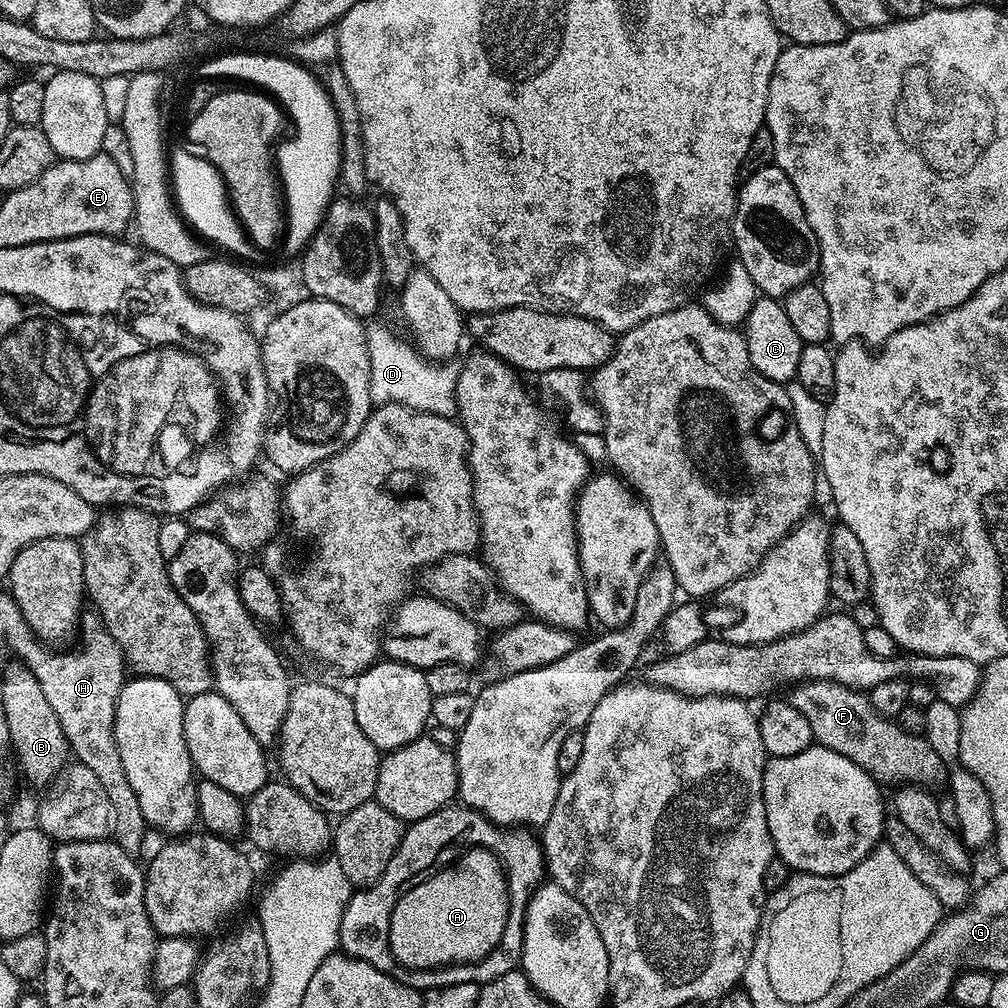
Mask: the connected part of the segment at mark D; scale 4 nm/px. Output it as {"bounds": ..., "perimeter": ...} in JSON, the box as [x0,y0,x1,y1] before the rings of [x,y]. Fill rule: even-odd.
{"bounds":[366,323,462,417],"perimeter":[[[369,323],[366,328],[366,342],[370,354],[370,398],[373,405],[401,404],[416,412],[429,412],[439,416],[455,417],[456,383],[462,364],[453,358],[433,362],[420,355],[411,343],[399,340],[388,328]]]}

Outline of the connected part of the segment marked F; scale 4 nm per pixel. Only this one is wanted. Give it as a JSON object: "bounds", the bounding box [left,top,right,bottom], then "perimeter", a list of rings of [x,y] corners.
{"bounds":[786,680,946,786],"perimeter":[[[801,680],[786,699],[810,722],[812,739],[819,747],[829,748],[862,766],[881,785],[918,784],[933,786],[945,779],[946,766],[924,736],[906,734],[869,702],[861,689],[842,686],[833,680]]]}

